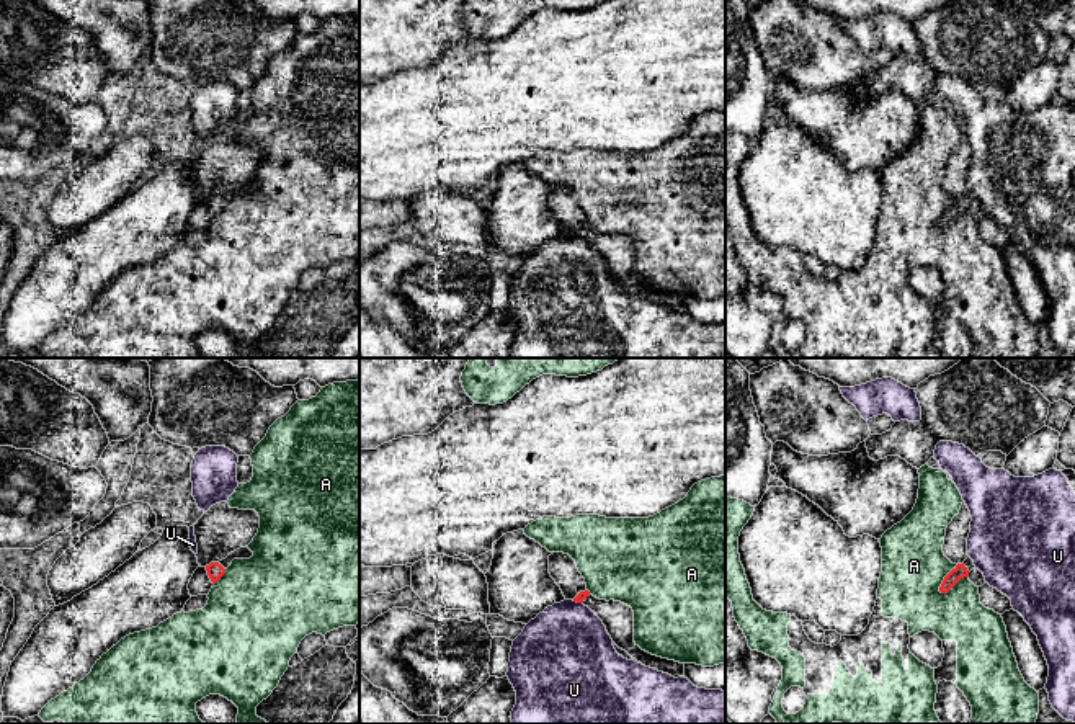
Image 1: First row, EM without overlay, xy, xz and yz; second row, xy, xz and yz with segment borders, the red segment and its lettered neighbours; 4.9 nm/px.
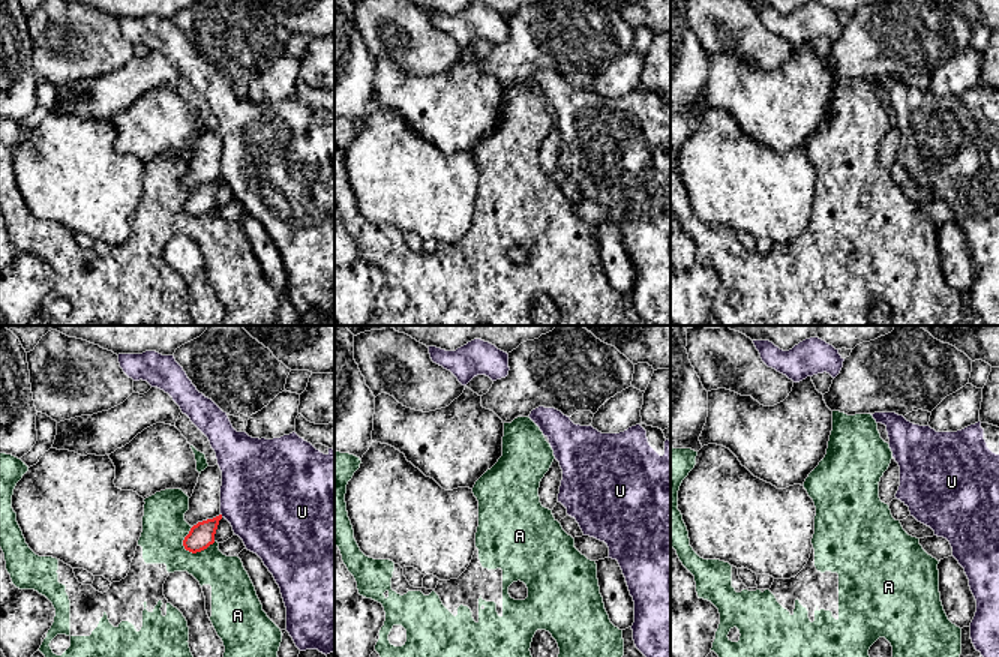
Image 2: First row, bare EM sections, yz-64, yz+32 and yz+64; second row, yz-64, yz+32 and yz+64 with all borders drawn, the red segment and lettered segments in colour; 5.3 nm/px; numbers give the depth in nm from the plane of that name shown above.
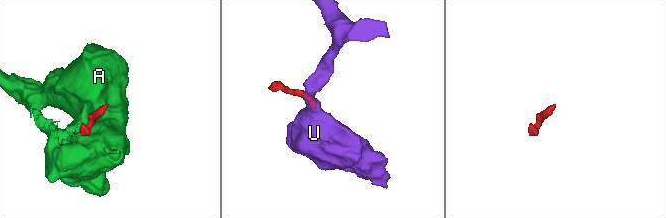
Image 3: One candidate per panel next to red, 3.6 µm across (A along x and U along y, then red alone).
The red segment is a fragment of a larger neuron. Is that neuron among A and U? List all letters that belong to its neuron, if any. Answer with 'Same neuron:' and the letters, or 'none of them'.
Same neuron: none of them

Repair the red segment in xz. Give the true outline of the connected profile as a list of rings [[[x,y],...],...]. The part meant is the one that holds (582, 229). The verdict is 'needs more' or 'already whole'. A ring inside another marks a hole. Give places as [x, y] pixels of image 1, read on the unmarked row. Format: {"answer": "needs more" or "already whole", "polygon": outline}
{"answer": "needs more", "polygon": [[[588,224],[580,226],[573,235],[583,237],[595,245],[606,260],[613,276],[642,299],[657,302],[658,306],[668,307],[675,312],[685,309],[685,297],[652,289],[634,276],[634,245],[631,240],[614,234],[600,234]]]}

